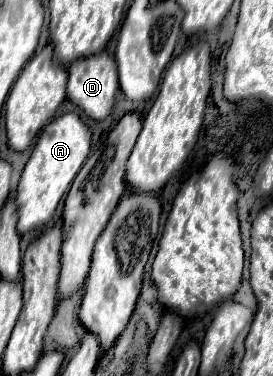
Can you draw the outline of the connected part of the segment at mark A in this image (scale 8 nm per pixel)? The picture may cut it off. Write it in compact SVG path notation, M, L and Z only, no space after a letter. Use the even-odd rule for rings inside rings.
M64 112L62 116L54 118L48 126L44 126L18 184L16 204L20 206L20 220L18 220L20 234L40 228L52 220L60 198L70 190L74 176L88 158L90 144L92 144L90 128L74 112Z

